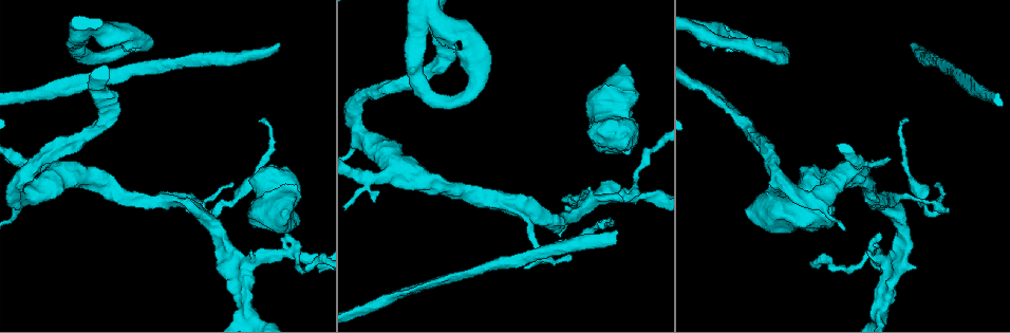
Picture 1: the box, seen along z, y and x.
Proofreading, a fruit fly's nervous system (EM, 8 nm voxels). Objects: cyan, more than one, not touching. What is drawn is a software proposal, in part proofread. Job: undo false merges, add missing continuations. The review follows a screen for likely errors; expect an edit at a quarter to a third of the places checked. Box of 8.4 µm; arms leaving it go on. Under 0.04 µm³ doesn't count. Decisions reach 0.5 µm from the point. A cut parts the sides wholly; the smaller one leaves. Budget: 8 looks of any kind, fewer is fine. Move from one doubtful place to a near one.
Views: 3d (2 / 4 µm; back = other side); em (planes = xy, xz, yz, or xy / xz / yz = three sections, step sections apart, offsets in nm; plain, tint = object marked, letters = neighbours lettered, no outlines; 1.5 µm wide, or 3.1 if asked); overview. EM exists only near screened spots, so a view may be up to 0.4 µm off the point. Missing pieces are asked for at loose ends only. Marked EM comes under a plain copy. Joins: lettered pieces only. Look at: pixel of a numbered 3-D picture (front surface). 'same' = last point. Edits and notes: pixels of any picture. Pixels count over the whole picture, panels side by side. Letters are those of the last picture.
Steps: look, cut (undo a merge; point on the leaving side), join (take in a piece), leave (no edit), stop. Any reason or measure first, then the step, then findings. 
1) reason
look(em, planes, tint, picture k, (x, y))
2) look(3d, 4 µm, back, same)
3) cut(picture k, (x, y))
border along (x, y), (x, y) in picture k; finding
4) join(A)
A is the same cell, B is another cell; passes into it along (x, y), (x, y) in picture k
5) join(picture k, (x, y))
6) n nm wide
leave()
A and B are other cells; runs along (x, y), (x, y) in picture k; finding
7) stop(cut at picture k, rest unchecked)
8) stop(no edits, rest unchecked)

an open end
look(em, xz, step 8, tint, picture 1, (617, 233))

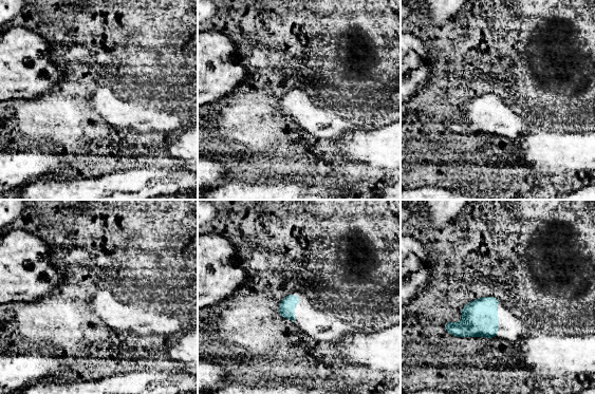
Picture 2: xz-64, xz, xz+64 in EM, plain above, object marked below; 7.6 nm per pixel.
look(em, planes, letters, same)

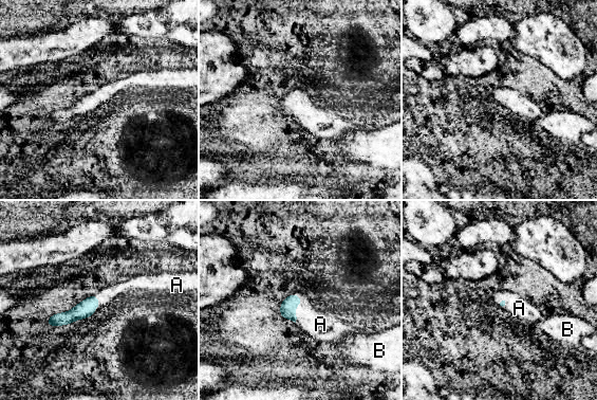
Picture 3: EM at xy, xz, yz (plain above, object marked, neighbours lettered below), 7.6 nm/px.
join(A)
A is the same cell, B is another cell; passes into it along (287, 307), (296, 306), (320, 324) in picture 3; the neuron continues

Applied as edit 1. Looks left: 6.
see it whole again
look(overview)

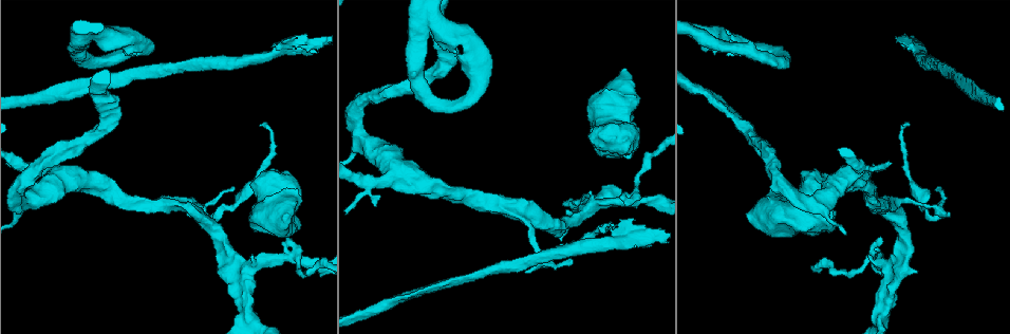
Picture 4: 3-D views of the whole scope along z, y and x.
stops while still wide
look(3d, 4 µm, picture 4, (747, 213))

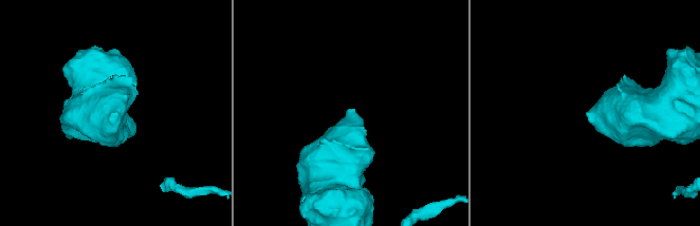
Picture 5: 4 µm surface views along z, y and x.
shape alone is not enough
look(em, planes, letters, picture 5, (114, 114))

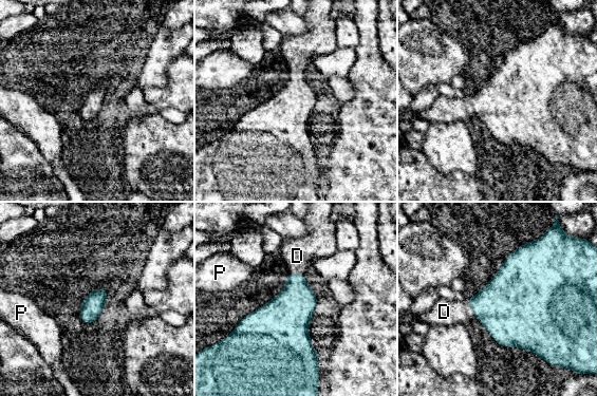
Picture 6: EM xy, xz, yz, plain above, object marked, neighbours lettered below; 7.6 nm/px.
400 nm wide
join(D)
D is the same cell, P is another cell; passes into it along (504, 306), (471, 307), (444, 312) in picture 6; the neuron continues

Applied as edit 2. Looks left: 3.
look(3d, 2 µm, picture 4, (895, 287))

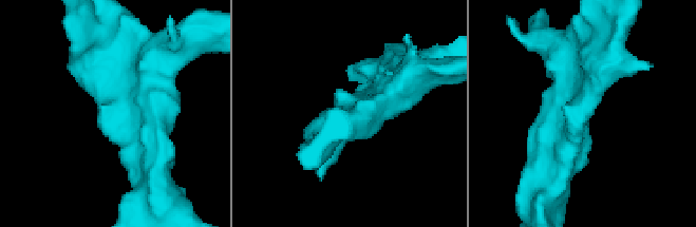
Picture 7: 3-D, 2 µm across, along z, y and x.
need the tissue
look(em, yz, step 8, tint, picture 7, (581, 112))

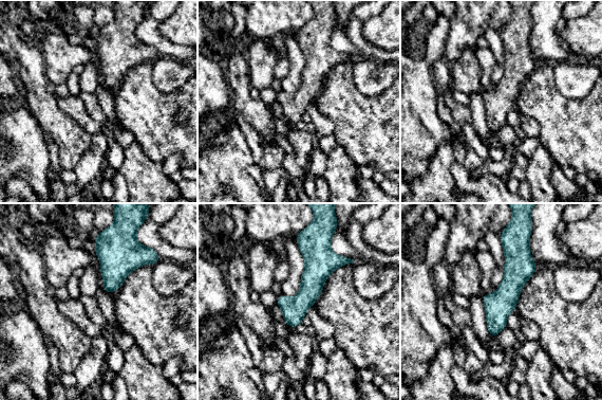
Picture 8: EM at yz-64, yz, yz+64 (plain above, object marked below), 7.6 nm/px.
another direction
look(em, planes, letters, same)

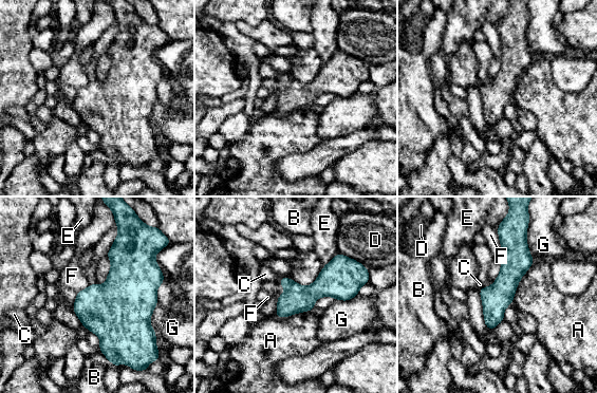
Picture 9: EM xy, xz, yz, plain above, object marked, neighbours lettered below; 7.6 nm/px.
leave()
A, B, C, D, E, F and G are other cells; border along (534, 262), (521, 278), (511, 303) in picture 9; no lettered piece goes on from it

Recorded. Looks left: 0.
stop(join at picture 3, join at picture 6, rest unchecked)

